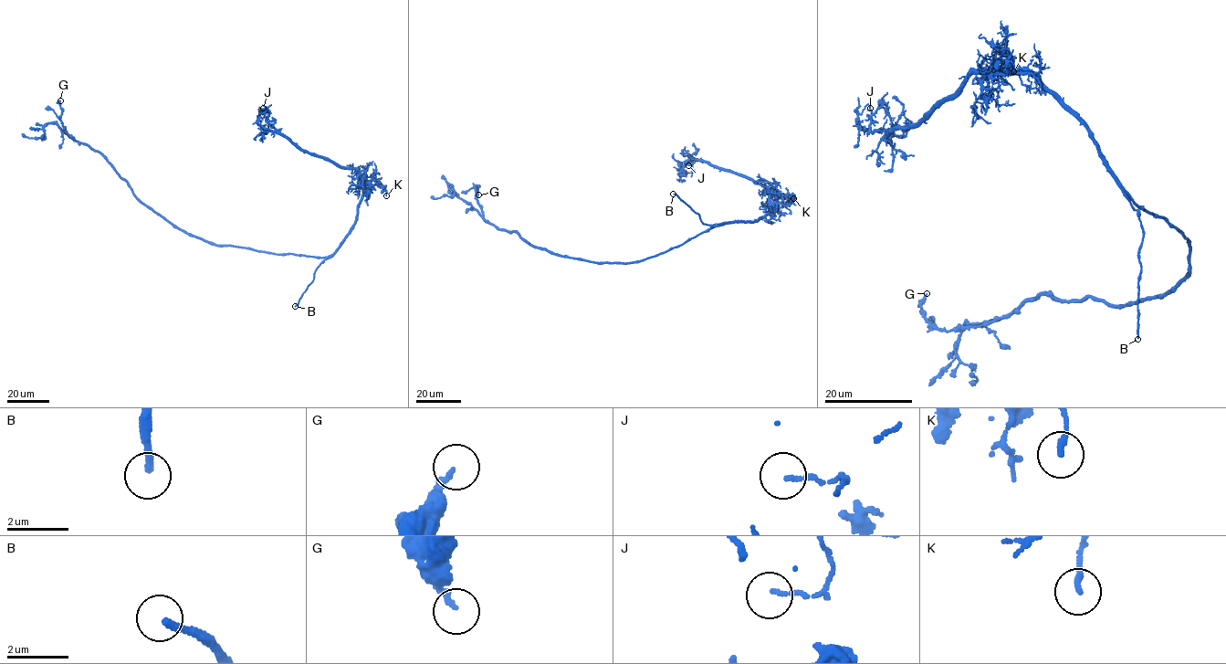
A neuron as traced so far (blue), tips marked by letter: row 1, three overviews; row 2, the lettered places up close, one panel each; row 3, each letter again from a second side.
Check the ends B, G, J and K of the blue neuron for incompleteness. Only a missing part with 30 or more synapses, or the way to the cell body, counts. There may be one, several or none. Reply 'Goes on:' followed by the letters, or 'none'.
Goes on: B

